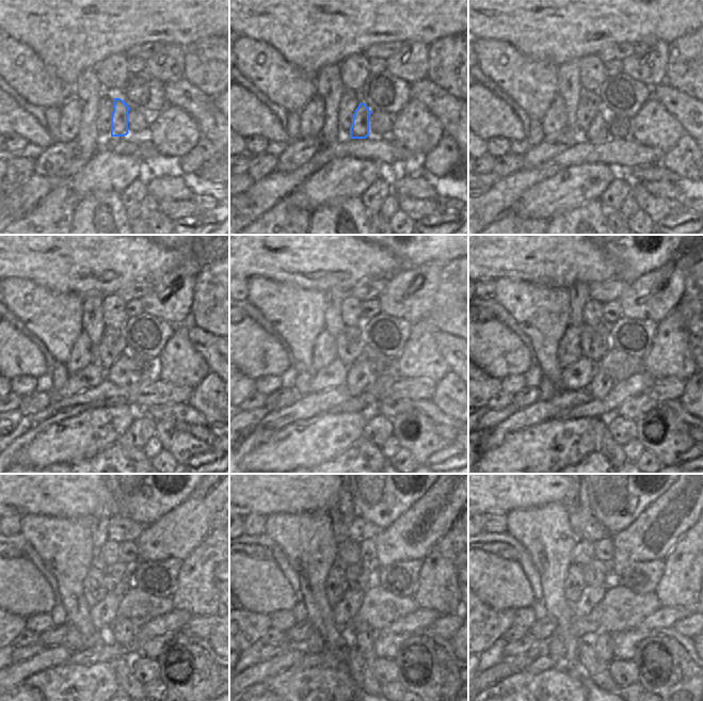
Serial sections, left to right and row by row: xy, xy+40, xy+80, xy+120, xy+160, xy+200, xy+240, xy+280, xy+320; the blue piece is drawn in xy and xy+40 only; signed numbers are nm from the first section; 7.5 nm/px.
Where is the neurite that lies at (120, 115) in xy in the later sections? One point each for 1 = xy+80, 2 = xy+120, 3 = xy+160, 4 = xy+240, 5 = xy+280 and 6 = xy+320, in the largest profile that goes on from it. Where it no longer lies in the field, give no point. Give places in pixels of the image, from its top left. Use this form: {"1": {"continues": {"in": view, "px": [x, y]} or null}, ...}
{"1": {"continues": {"in": "xy+80", "px": [598, 132]}}, "2": {"continues": {"in": "xy+120", "px": [122, 372]}}, "3": {"continues": {"in": "xy+160", "px": [358, 378]}}, "4": {"continues": {"in": "xy+240", "px": [123, 628]}}, "5": {"continues": {"in": "xy+280", "px": [365, 635]}}, "6": {"continues": {"in": "xy+320", "px": [603, 646]}}}

